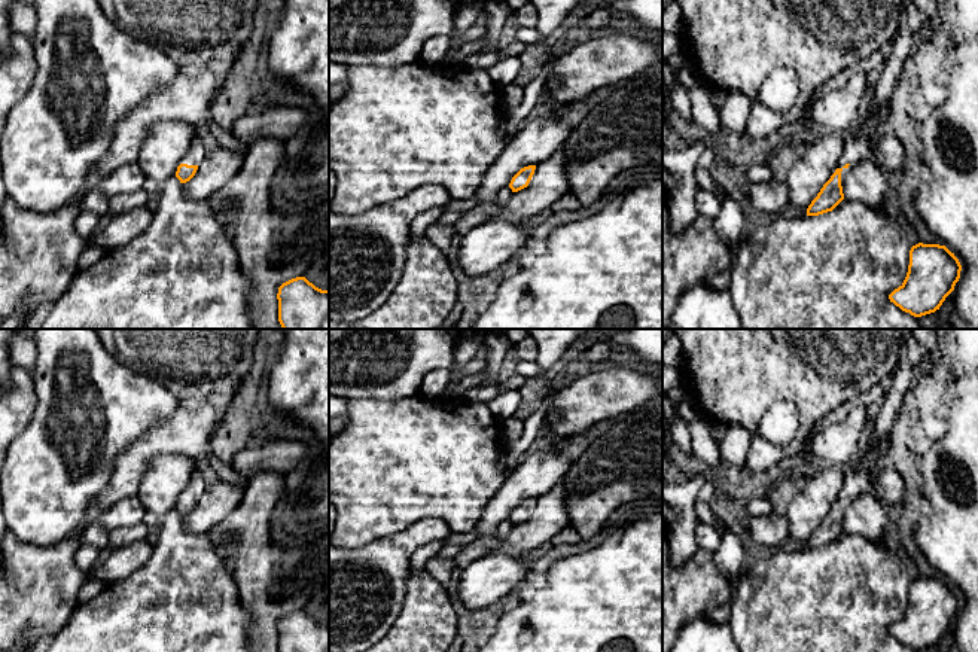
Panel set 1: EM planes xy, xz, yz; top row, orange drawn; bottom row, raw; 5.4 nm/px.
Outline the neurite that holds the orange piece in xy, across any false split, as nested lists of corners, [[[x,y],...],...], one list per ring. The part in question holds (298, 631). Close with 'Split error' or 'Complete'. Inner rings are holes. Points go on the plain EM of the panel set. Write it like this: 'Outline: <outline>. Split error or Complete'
Outline: [[[305,610],[278,621],[278,652],[329,652],[329,624],[322,624]]]. Complete

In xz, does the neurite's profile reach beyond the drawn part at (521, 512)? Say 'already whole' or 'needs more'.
already whole

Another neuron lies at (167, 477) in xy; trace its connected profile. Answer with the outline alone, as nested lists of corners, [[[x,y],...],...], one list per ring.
[[[158,454],[137,490],[137,497],[147,512],[162,520],[176,509],[180,494],[188,487],[195,461],[180,454]]]

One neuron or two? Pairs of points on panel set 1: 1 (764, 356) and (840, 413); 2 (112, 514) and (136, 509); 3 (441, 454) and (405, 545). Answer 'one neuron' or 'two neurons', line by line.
1: two neurons
2: one neuron
3: two neurons

